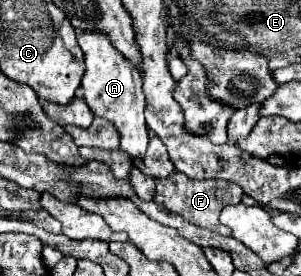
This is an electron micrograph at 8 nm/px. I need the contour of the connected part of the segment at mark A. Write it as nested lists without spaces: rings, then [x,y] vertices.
[[[83,32],[79,38],[79,46],[85,54],[85,76],[81,80],[83,86],[83,98],[87,106],[93,110],[95,116],[101,116],[109,122],[113,122],[121,134],[121,150],[127,152],[131,158],[143,156],[149,144],[149,130],[145,124],[145,94],[143,94],[143,82],[141,74],[115,46],[111,46],[111,40],[105,34],[99,32]]]

